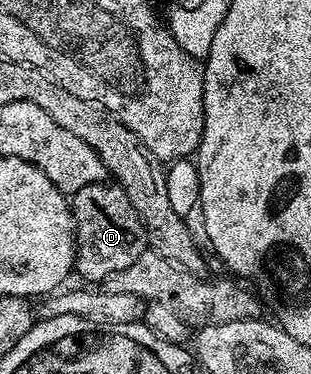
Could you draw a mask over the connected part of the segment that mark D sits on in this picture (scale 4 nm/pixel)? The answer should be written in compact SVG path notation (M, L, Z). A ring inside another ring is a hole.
M116 182L89 184L72 196L72 211L74 213L74 272L86 280L105 280L132 266L140 258L140 254L148 251L146 231L132 206L128 202L128 194Z

